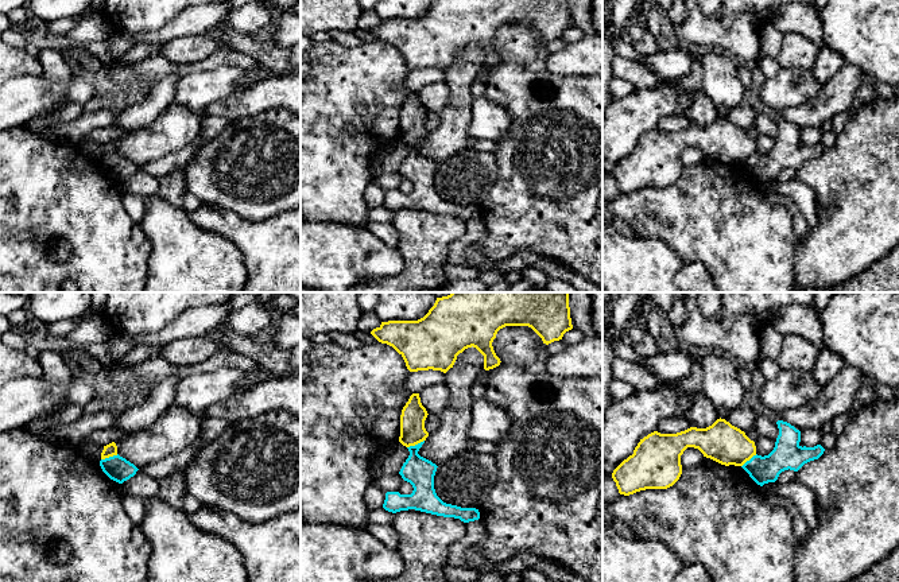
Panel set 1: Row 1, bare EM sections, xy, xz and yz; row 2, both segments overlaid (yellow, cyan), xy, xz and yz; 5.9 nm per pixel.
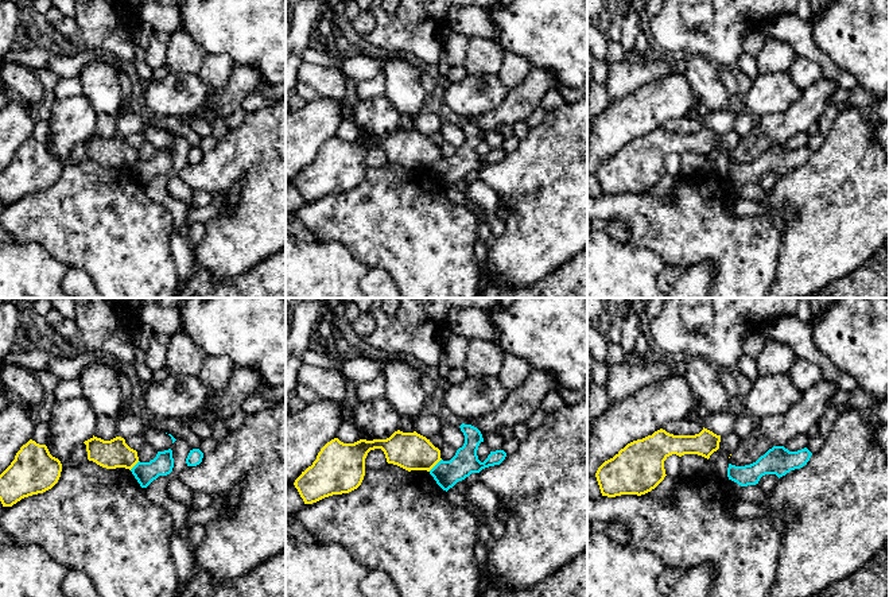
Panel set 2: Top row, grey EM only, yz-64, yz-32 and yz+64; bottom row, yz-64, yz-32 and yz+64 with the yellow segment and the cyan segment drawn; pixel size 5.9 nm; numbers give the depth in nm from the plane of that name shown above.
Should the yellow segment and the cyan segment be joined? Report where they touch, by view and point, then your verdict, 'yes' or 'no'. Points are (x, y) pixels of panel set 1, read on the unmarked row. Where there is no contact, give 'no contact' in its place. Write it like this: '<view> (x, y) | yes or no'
xz (415, 142) | no

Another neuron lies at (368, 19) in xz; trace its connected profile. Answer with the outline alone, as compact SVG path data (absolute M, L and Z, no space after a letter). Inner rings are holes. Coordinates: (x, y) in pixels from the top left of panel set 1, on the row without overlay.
M375 9L363 11L361 16L359 18L359 27L363 30L372 30L376 26L380 26L381 19L376 13Z

